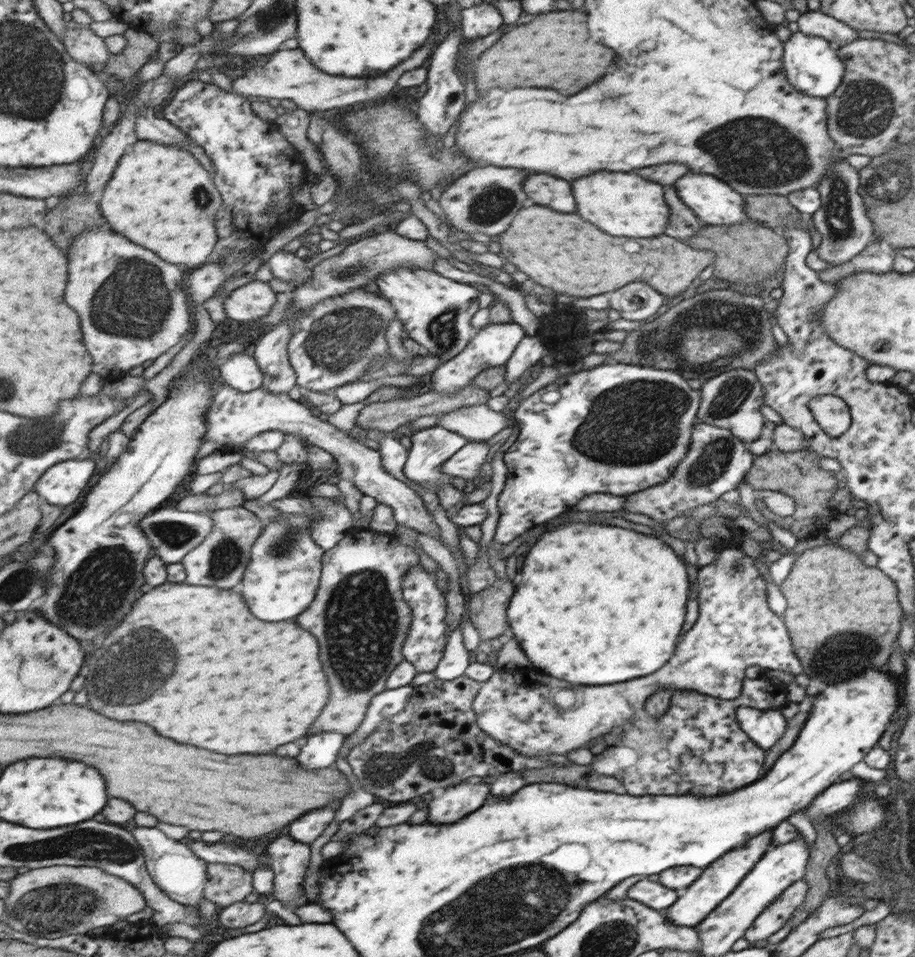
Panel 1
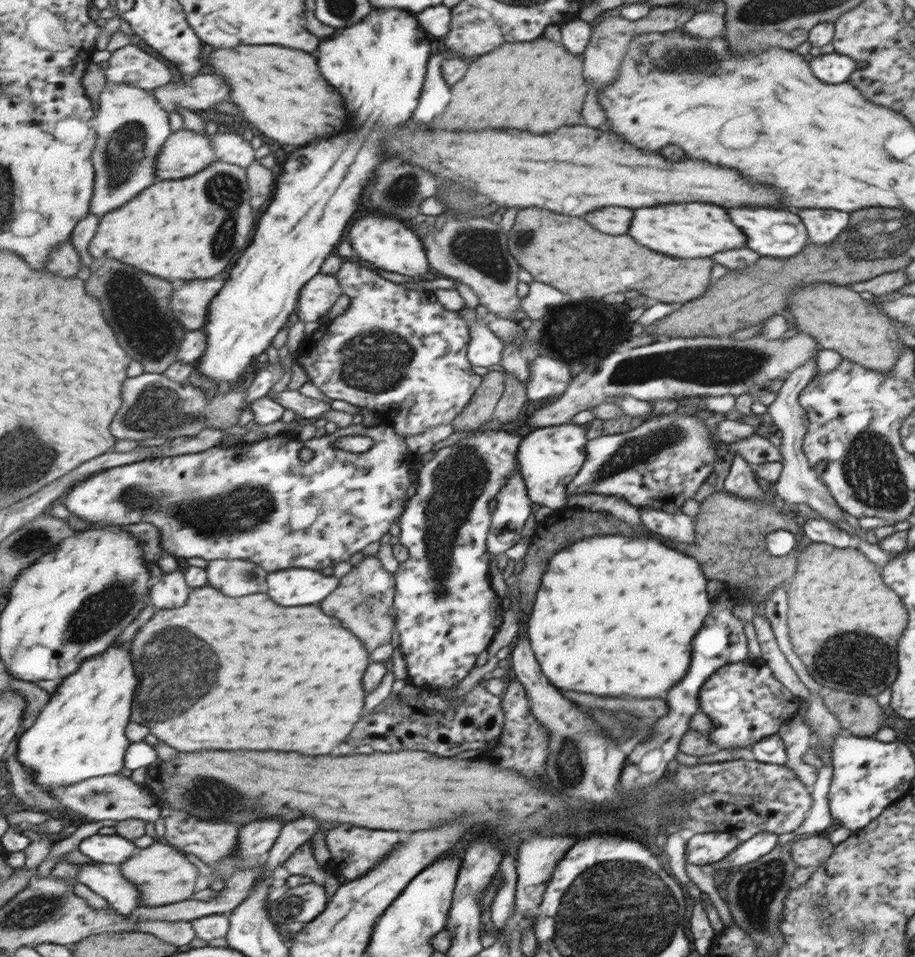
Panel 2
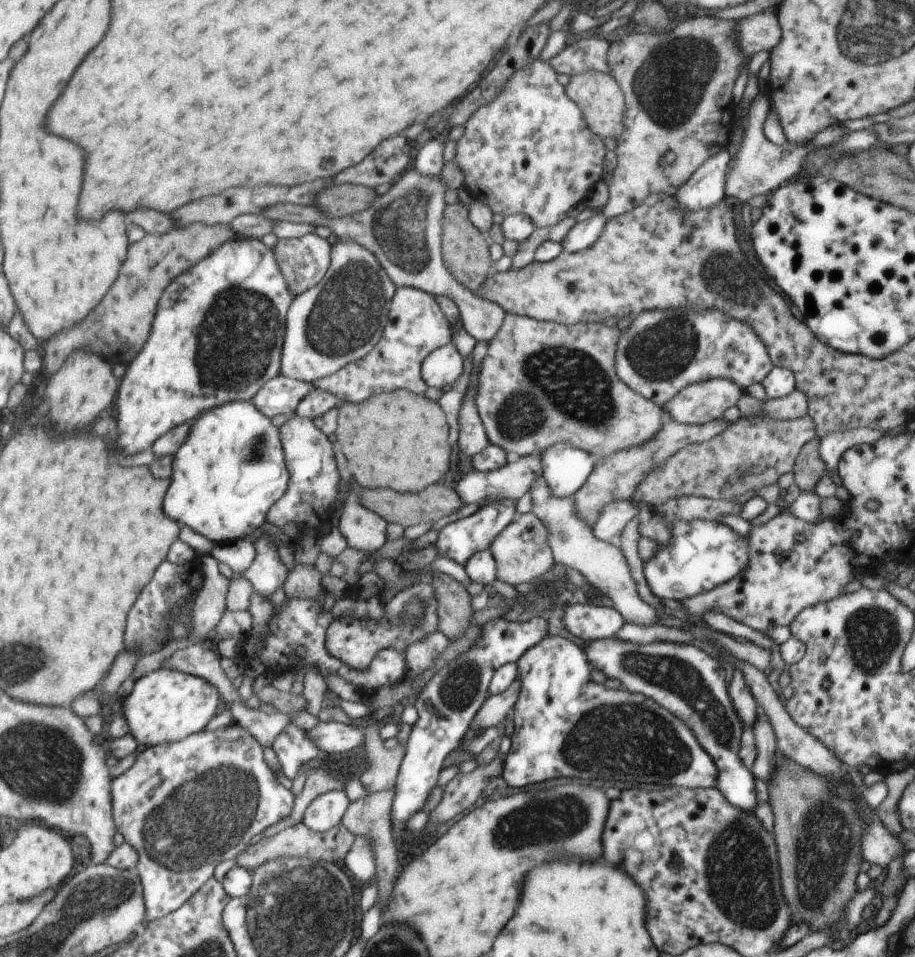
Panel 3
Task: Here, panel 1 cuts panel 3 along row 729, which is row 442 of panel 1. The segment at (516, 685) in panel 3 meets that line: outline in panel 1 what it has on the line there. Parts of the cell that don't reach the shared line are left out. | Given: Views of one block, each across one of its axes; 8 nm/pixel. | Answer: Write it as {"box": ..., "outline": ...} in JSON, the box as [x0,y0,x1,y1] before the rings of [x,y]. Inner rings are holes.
{"box":[441,441,491,481],"outline":[[[486,441],[469,442],[456,456],[444,464],[441,471],[453,478],[472,481],[480,476],[482,465],[489,462],[490,449],[491,446]]]}

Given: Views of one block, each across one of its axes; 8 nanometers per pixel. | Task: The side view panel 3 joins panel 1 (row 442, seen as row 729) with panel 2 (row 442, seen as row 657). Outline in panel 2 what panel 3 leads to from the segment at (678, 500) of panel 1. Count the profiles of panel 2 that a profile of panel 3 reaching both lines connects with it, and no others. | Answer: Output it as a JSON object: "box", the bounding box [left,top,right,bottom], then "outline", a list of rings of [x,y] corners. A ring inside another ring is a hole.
{"box":[567,410,717,514],"outline":[[[674,410],[667,414],[644,418],[636,422],[636,428],[631,431],[610,433],[588,440],[587,461],[572,484],[568,484],[567,495],[574,493],[620,495],[638,508],[650,505],[669,514],[682,514],[682,504],[688,498],[694,498],[698,488],[704,484],[704,480],[713,473],[714,458],[717,458],[716,448],[712,446],[710,430],[706,427],[706,422],[700,413],[693,415],[696,415],[696,418]]]}

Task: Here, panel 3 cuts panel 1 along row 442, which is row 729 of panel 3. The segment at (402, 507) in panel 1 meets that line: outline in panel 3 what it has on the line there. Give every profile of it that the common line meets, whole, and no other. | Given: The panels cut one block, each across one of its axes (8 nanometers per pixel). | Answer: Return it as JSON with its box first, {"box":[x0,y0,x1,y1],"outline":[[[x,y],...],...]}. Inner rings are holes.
{"box":[115,722,365,922],"outline":[[[236,722],[213,732],[193,734],[183,741],[142,749],[136,764],[115,780],[115,819],[125,840],[141,852],[138,872],[143,878],[149,922],[181,909],[214,878],[220,862],[237,858],[258,834],[294,812],[294,792],[278,782],[262,746],[246,727]],[[321,722],[309,733],[319,747],[329,754],[344,754],[365,742],[365,730],[356,723]]]}

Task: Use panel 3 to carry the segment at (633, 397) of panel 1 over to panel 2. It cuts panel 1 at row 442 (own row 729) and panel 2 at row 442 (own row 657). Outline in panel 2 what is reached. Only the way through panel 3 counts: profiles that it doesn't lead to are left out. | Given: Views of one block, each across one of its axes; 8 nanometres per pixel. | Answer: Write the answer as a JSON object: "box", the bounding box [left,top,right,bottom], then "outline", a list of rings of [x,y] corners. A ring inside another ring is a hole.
{"box":[517,422,587,510],"outline":[[[572,422],[534,429],[520,442],[517,461],[519,474],[532,502],[554,510],[564,507],[568,484],[572,484],[579,475],[580,466],[587,461],[586,426]]]}

